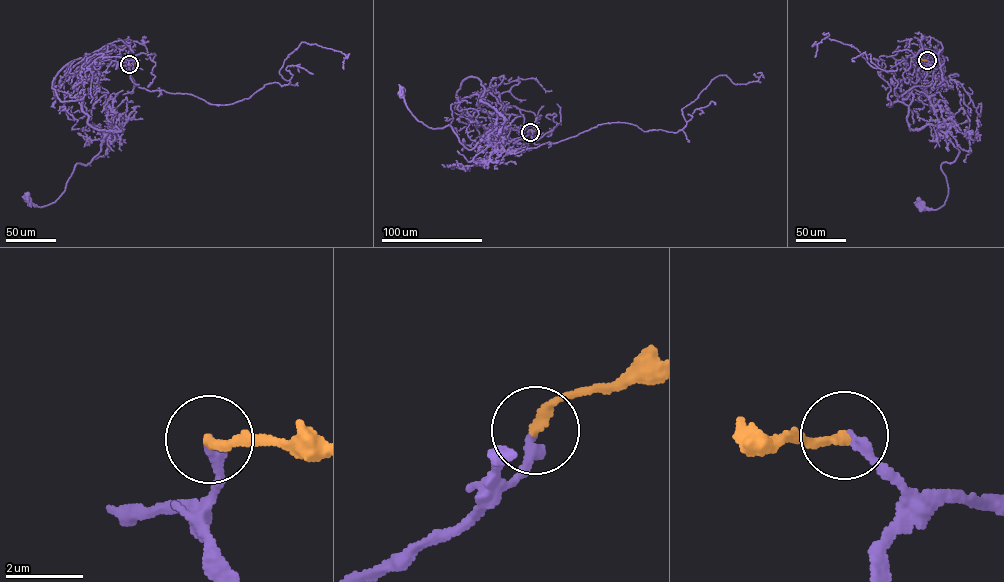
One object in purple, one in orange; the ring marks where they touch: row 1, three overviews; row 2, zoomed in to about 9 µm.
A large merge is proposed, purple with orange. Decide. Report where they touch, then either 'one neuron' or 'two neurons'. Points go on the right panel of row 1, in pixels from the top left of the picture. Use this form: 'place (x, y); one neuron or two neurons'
place (927, 60); one neuron

